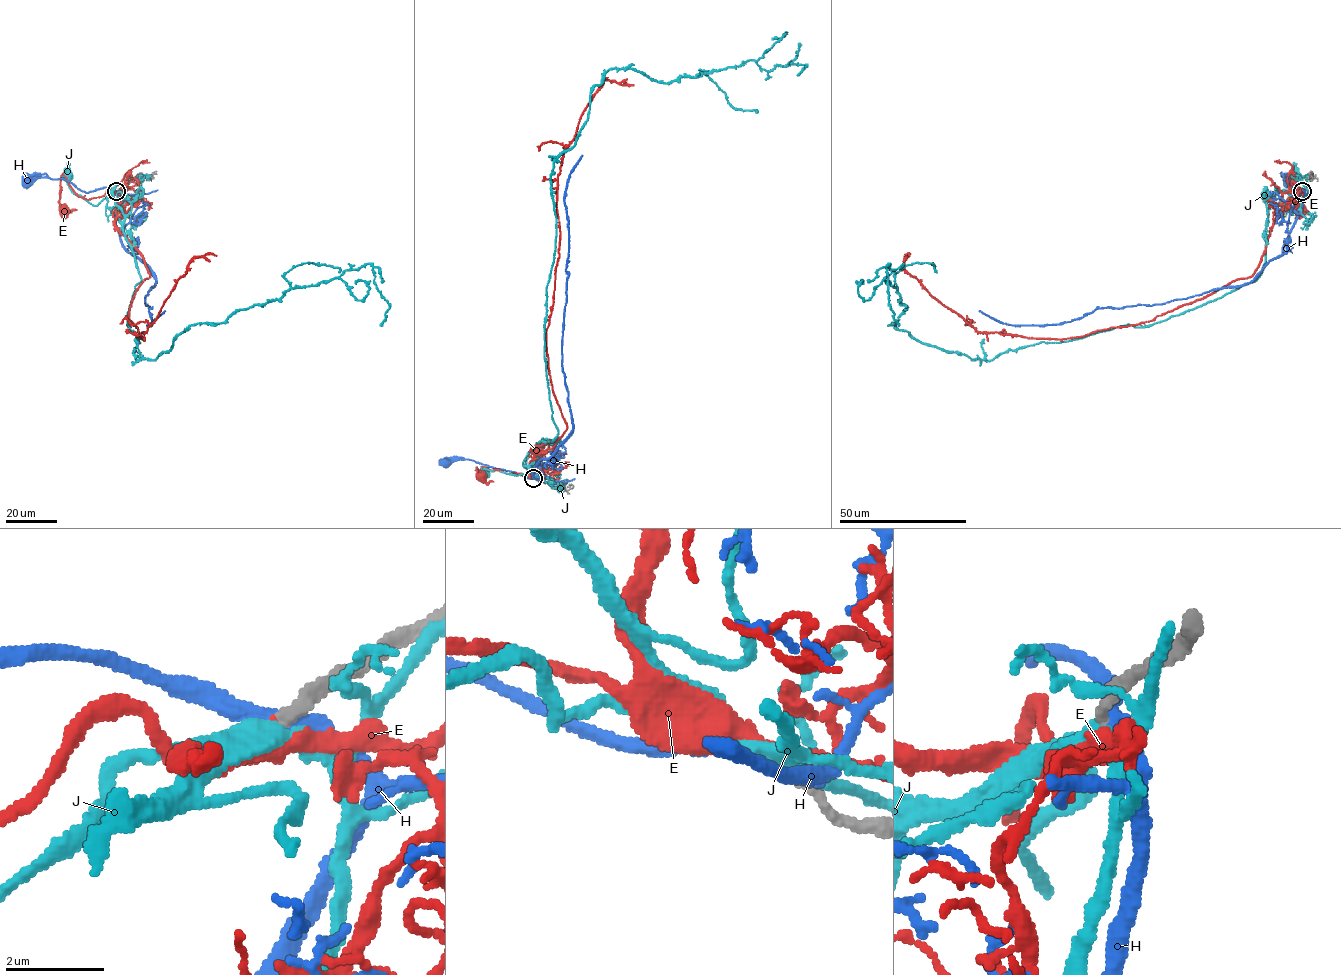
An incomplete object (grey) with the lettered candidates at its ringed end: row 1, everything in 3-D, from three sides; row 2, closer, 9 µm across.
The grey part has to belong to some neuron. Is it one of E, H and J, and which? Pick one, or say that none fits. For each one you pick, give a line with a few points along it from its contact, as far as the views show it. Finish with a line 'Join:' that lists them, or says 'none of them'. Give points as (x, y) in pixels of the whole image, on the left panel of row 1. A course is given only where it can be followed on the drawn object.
E: via (117, 191), (85, 199), (79, 196), (62, 174), (59, 203), (64, 210)
Join: E

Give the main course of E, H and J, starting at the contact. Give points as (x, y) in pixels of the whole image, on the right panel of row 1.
E: (1302, 191), (1298, 191), (1296, 199), (1291, 181), (1294, 174), (1297, 176), (1293, 189), (1294, 203), (1300, 210)
H: (1302, 191), (1298, 187), (1293, 192), (1283, 177), (1286, 178)
J: (1302, 191), (1298, 196), (1298, 205), (1293, 188), (1296, 175)

